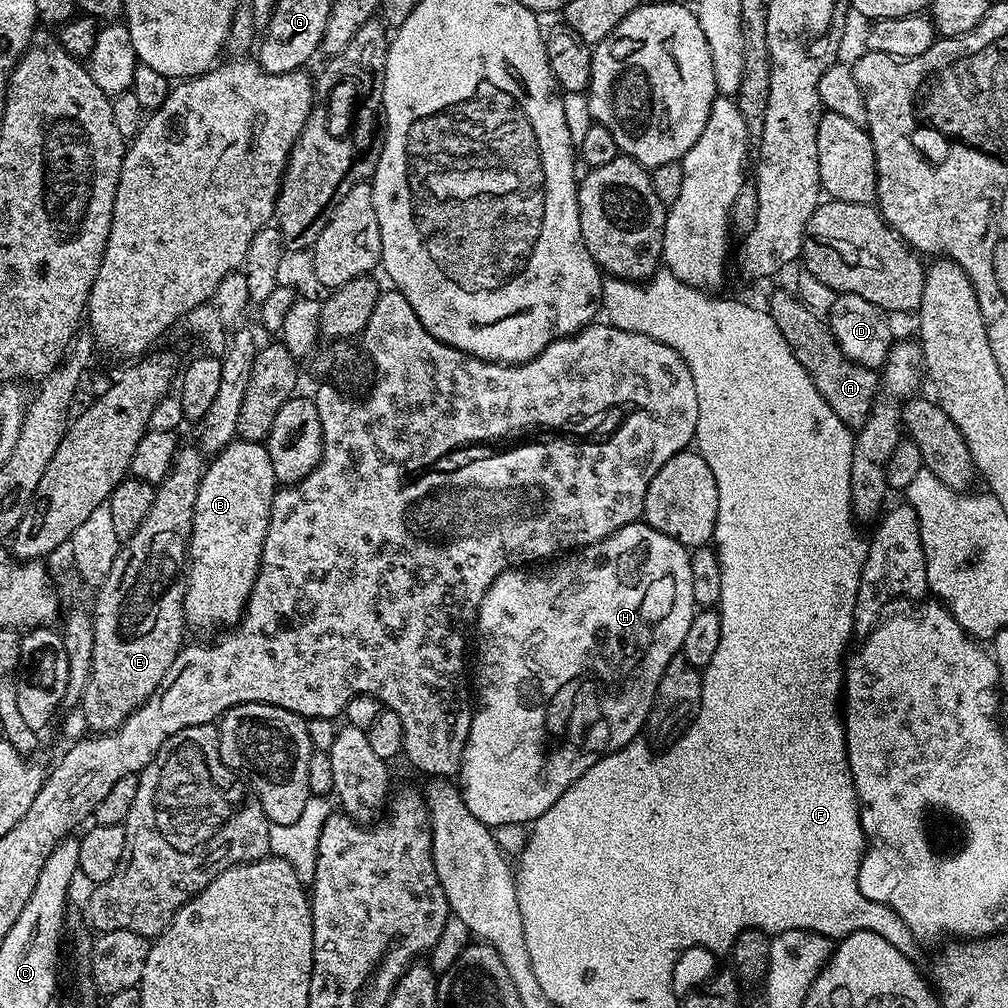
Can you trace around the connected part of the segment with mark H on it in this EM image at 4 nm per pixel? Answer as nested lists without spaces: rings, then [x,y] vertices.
[[[645,522],[622,526],[622,530],[614,530],[614,534],[585,548],[561,555],[543,566],[517,566],[500,572],[482,598],[474,625],[474,711],[458,773],[458,787],[461,798],[466,802],[466,810],[470,810],[478,822],[487,824],[493,830],[508,824],[531,825],[532,821],[546,814],[546,810],[550,810],[550,806],[554,806],[554,802],[558,802],[558,798],[562,798],[568,787],[578,782],[578,778],[582,778],[590,766],[637,739],[648,723],[658,682],[662,682],[666,666],[670,666],[670,662],[681,655],[686,630],[690,630],[690,622],[696,617],[697,611],[689,549]]]

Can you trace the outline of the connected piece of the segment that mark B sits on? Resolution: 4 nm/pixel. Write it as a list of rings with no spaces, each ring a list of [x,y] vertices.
[[[236,438],[211,457],[198,486],[192,536],[188,540],[184,623],[189,629],[197,628],[200,632],[215,633],[240,623],[260,569],[262,546],[266,542],[266,530],[277,491],[278,481],[274,474],[274,465],[270,463],[270,454],[263,443]]]

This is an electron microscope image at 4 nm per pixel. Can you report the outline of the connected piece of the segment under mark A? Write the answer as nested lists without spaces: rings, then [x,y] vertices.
[[[795,291],[774,293],[766,303],[766,310],[774,318],[774,326],[782,330],[782,338],[786,338],[786,346],[790,346],[794,358],[802,362],[802,370],[810,374],[810,382],[818,386],[818,394],[826,398],[826,406],[830,406],[848,428],[858,430],[862,427],[882,392],[877,369],[846,358],[828,327],[827,319],[804,304]]]

